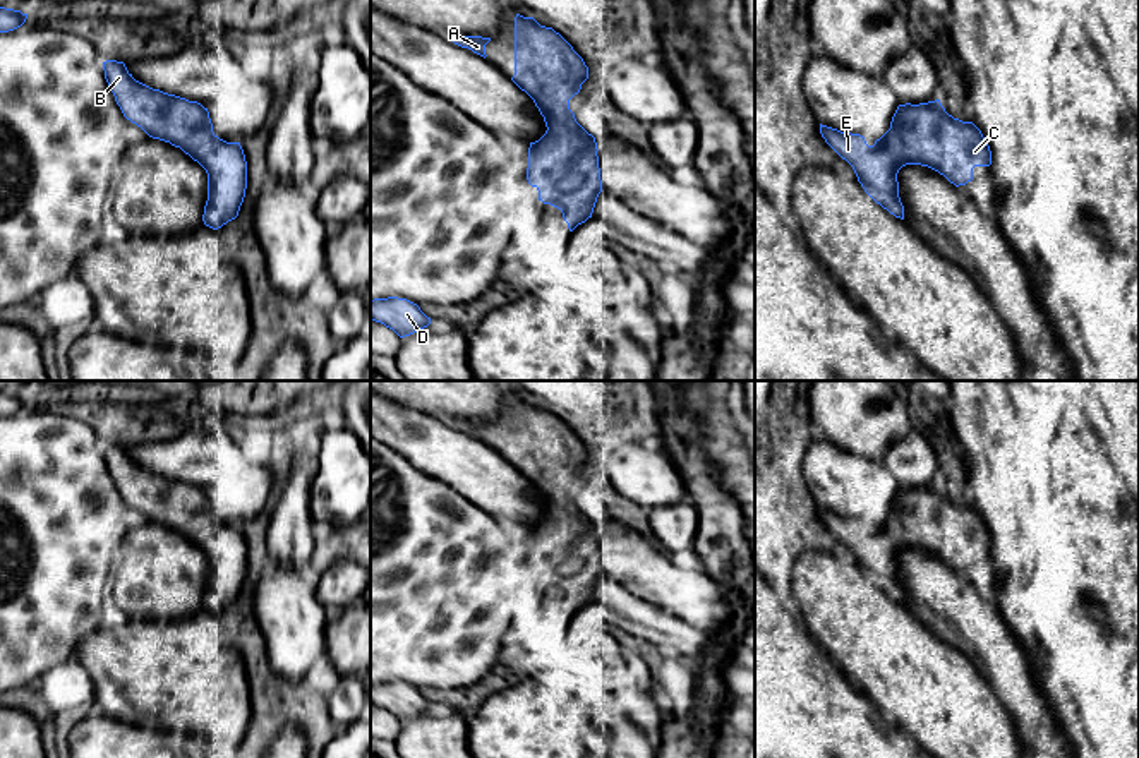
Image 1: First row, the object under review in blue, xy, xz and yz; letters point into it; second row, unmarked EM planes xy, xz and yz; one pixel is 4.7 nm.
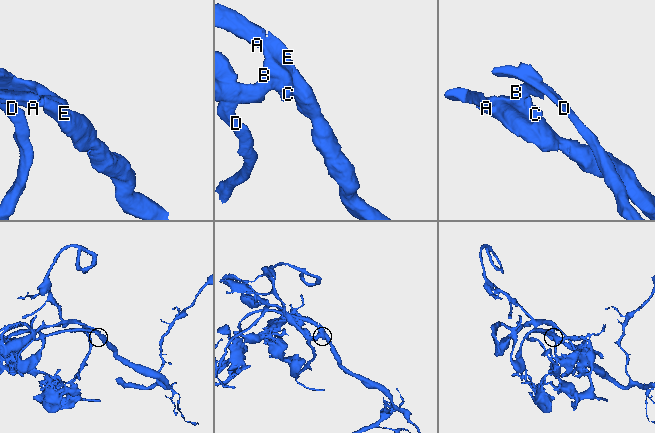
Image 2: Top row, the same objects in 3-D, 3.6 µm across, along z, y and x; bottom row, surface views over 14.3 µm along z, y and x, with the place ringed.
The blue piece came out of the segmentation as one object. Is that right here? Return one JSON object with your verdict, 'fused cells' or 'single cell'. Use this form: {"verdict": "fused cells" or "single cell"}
{"verdict": "single cell"}

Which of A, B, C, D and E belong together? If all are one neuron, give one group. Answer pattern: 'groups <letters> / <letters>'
groups A B C D E

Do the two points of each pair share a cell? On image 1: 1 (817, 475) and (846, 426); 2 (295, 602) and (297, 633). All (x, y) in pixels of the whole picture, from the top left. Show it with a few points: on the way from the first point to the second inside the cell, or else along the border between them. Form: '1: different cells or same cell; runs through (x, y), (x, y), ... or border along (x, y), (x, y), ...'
1: different cells; border along (824, 438), (851, 455)
2: same cell; runs through (295, 609), (295, 626)

